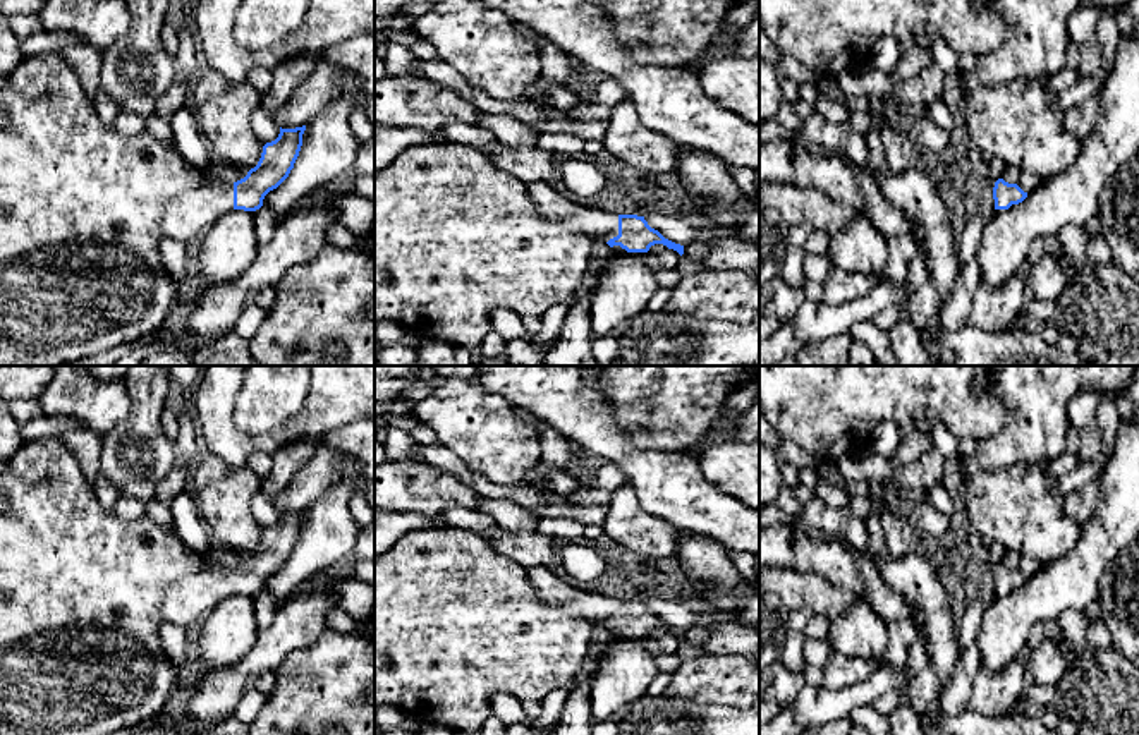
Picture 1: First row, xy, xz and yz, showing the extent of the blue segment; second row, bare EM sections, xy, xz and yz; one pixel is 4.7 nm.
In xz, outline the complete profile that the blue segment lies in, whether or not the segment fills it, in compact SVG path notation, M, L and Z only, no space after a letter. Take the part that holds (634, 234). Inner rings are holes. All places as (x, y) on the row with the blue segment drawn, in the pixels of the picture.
M527 184L527 194L543 218L563 222L572 232L586 234L593 240L620 246L627 252L648 252L651 246L663 244L684 254L684 246L665 239L651 228L644 216L615 215L567 199L557 184Z

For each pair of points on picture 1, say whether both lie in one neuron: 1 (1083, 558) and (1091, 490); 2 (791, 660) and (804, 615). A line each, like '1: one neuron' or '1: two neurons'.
1: two neurons
2: one neuron

